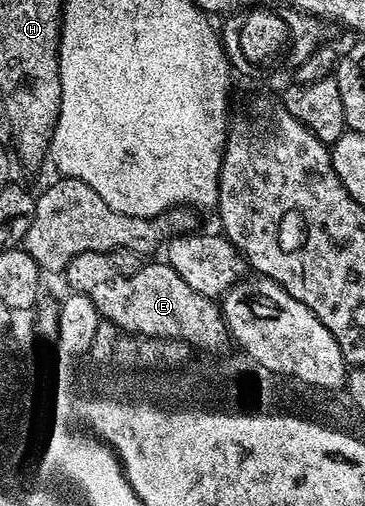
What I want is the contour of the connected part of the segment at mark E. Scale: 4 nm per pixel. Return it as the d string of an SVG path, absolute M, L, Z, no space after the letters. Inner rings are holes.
M81 252L81 256L73 256L69 260L65 271L67 282L71 285L70 289L76 294L89 296L97 308L100 319L104 322L111 322L124 335L137 334L143 338L176 338L179 341L185 341L194 348L199 350L215 350L223 341L228 341L229 331L227 321L223 319L222 309L212 299L201 296L201 292L193 292L177 272L167 265L166 261L159 260L152 264L144 264L140 271L126 278L119 274L113 268L110 257L106 254L97 252Z

